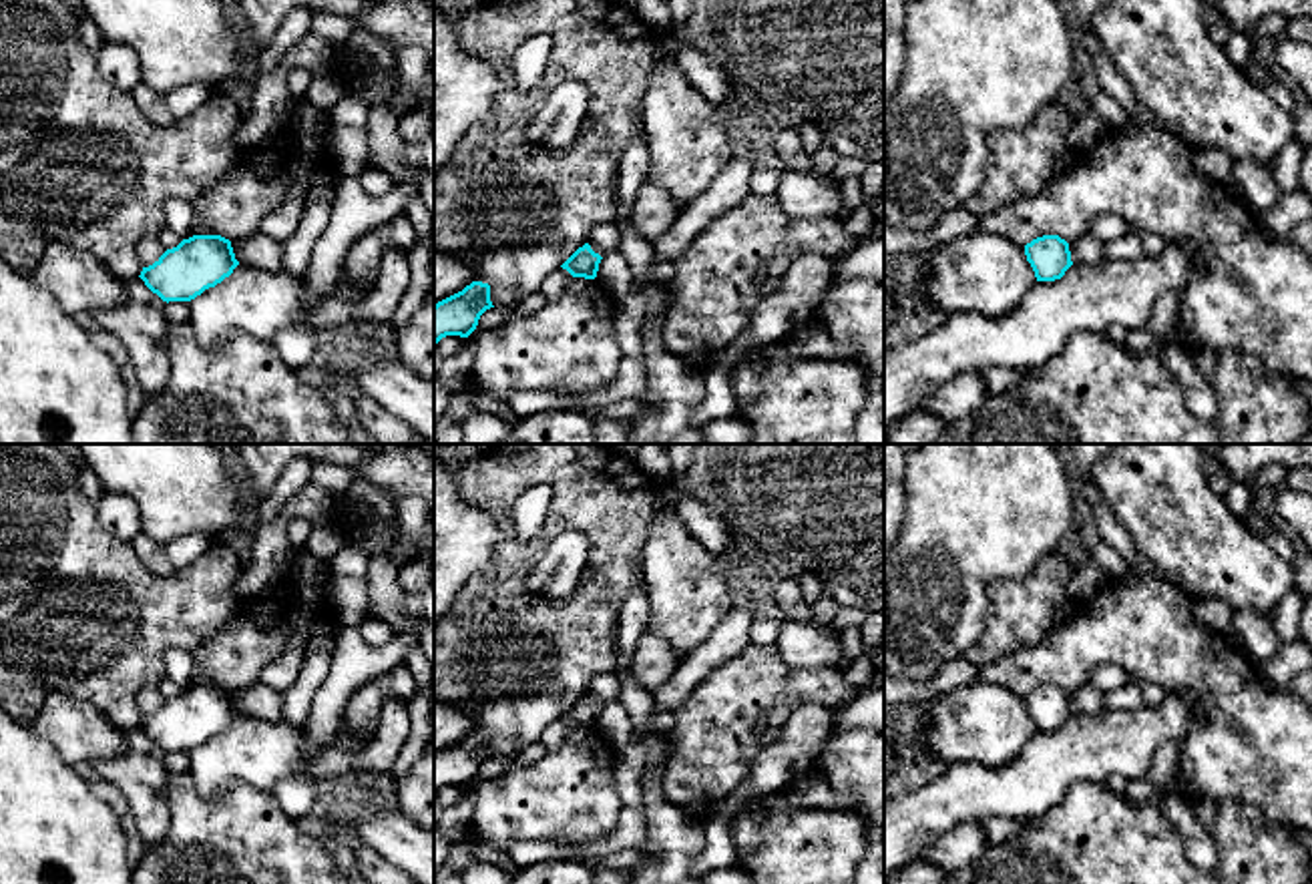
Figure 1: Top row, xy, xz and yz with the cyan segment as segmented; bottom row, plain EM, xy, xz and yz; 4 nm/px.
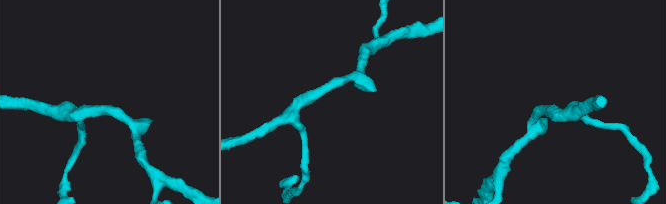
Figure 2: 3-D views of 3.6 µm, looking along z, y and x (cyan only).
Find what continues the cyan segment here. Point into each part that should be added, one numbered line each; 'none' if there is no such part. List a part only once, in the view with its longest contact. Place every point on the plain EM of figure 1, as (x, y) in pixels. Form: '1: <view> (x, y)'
none

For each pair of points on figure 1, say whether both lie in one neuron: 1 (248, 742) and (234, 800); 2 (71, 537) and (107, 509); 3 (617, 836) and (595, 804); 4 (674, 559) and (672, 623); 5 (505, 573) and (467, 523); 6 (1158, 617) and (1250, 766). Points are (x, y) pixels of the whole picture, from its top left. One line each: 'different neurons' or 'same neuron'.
1: different neurons
2: different neurons
3: different neurons
4: same neuron
5: different neurons
6: same neuron

